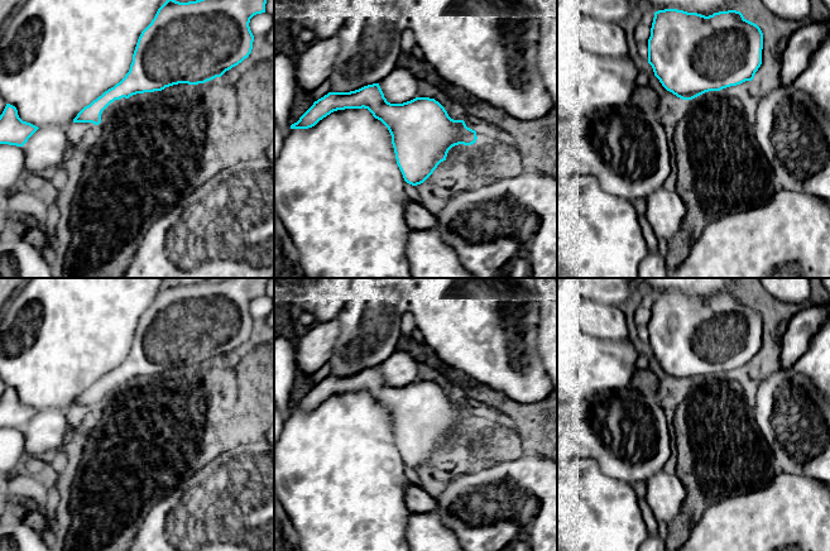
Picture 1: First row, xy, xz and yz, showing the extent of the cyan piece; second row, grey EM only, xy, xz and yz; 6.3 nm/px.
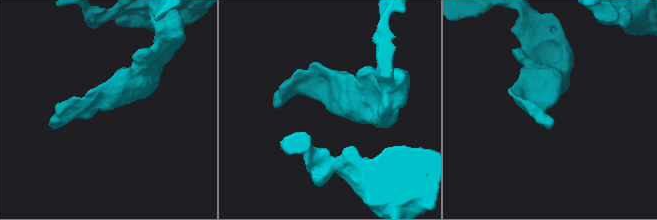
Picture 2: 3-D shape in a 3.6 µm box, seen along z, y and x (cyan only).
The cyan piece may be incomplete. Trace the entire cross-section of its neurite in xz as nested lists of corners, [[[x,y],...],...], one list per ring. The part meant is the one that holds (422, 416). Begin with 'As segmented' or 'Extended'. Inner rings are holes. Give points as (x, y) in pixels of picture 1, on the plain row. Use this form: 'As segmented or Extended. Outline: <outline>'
As segmented. Outline: [[[379,366],[350,375],[328,375],[291,408],[308,412],[334,394],[368,392],[392,418],[397,447],[407,466],[423,466],[446,444],[448,433],[459,427],[476,426],[476,415],[464,403],[454,403],[445,391],[430,380],[416,380],[403,387],[390,387]]]

